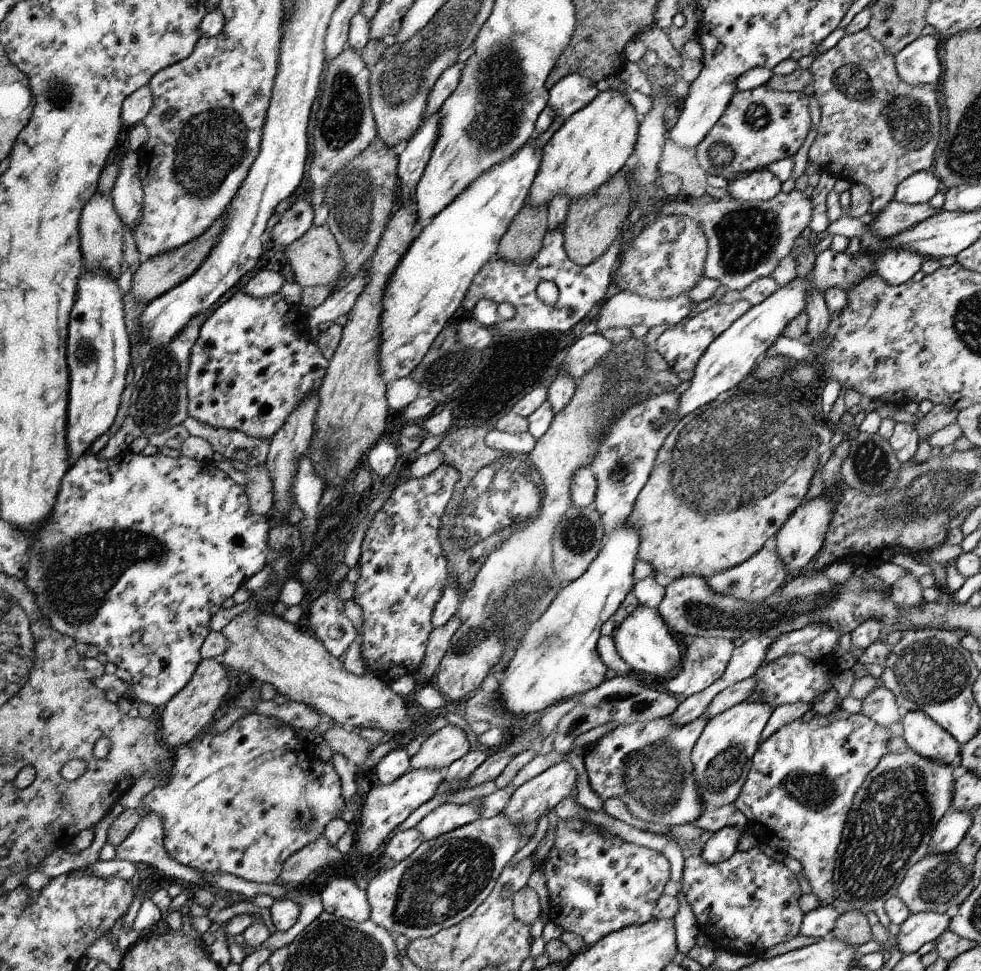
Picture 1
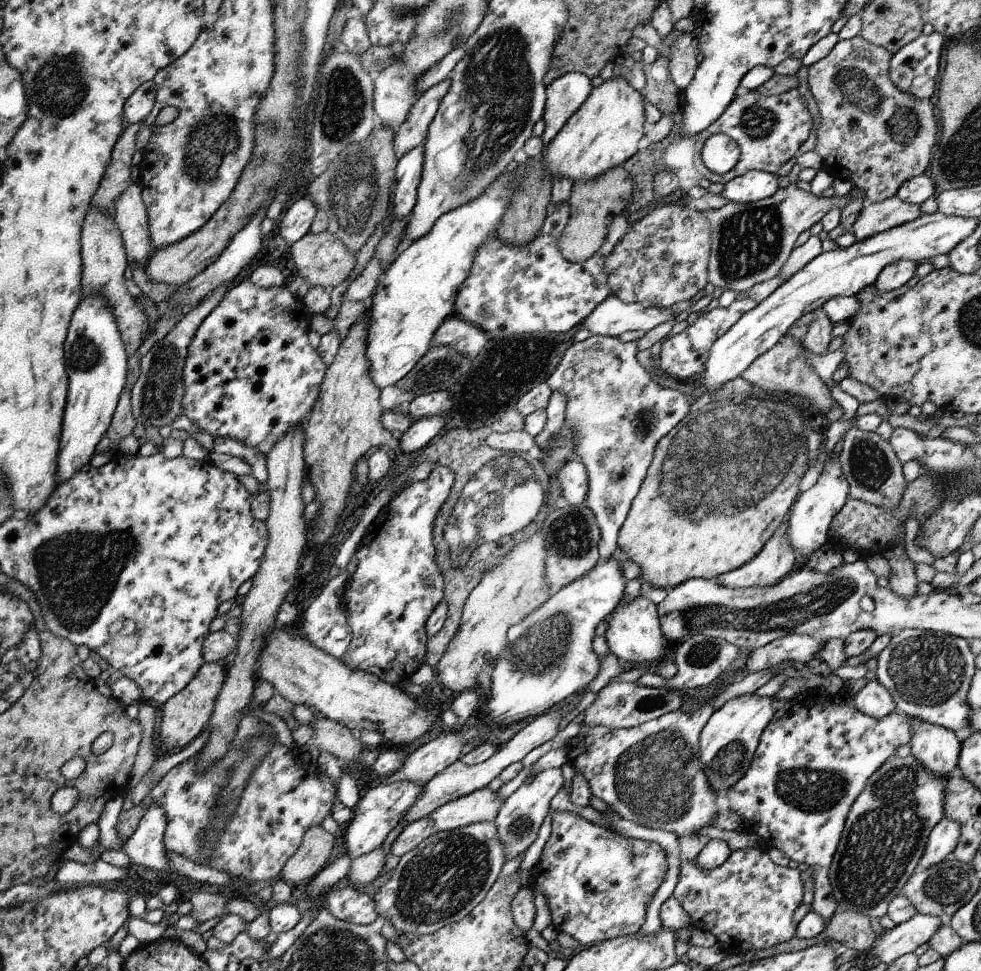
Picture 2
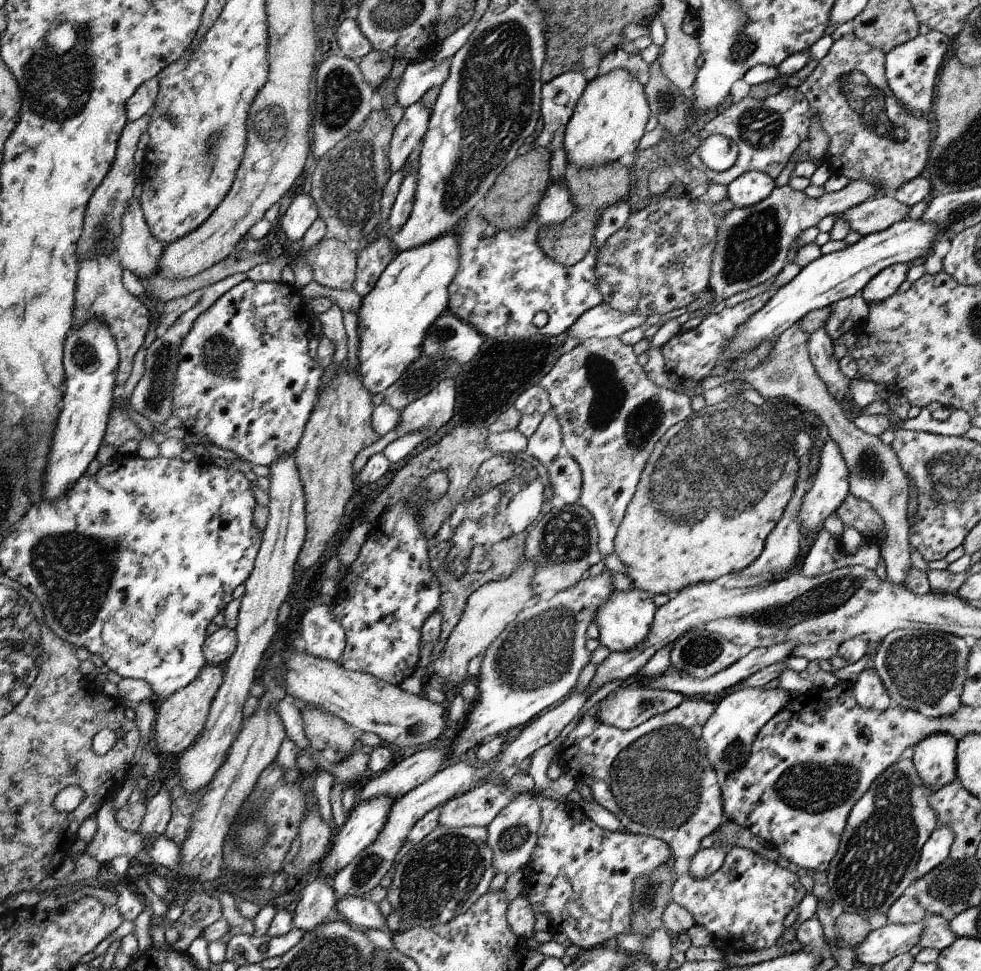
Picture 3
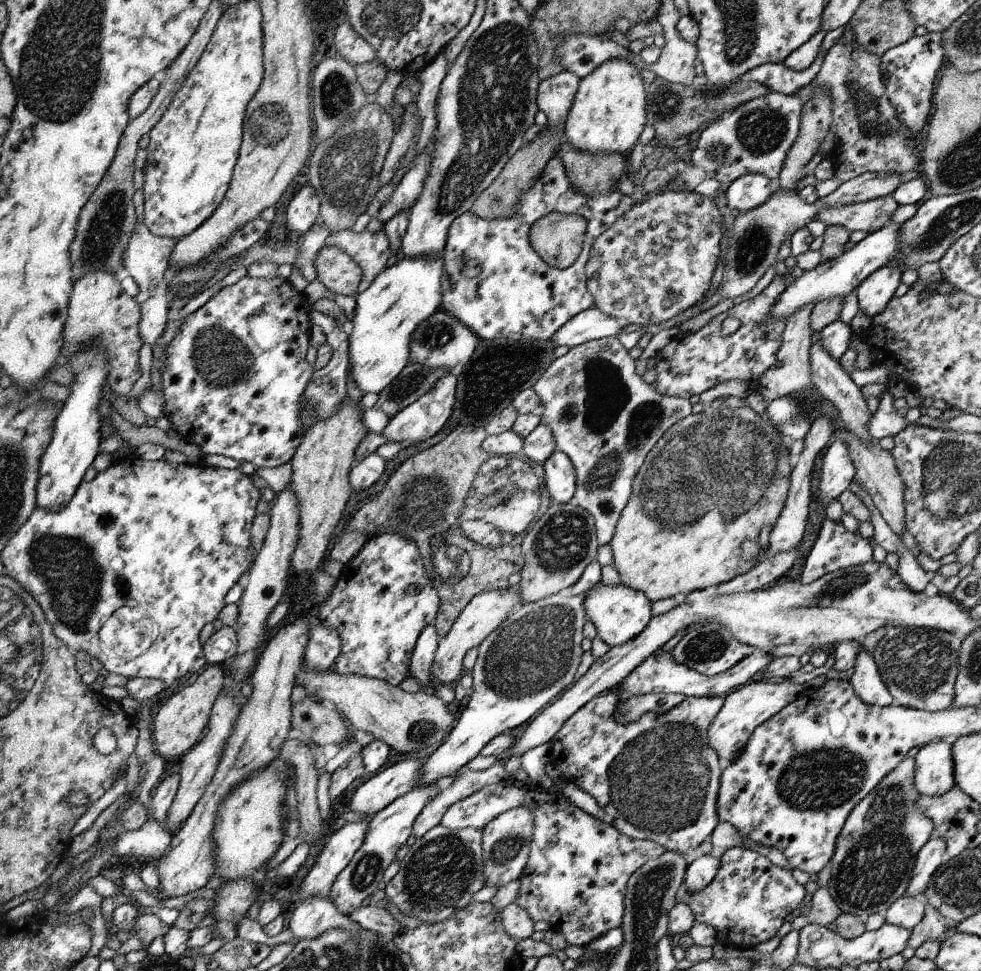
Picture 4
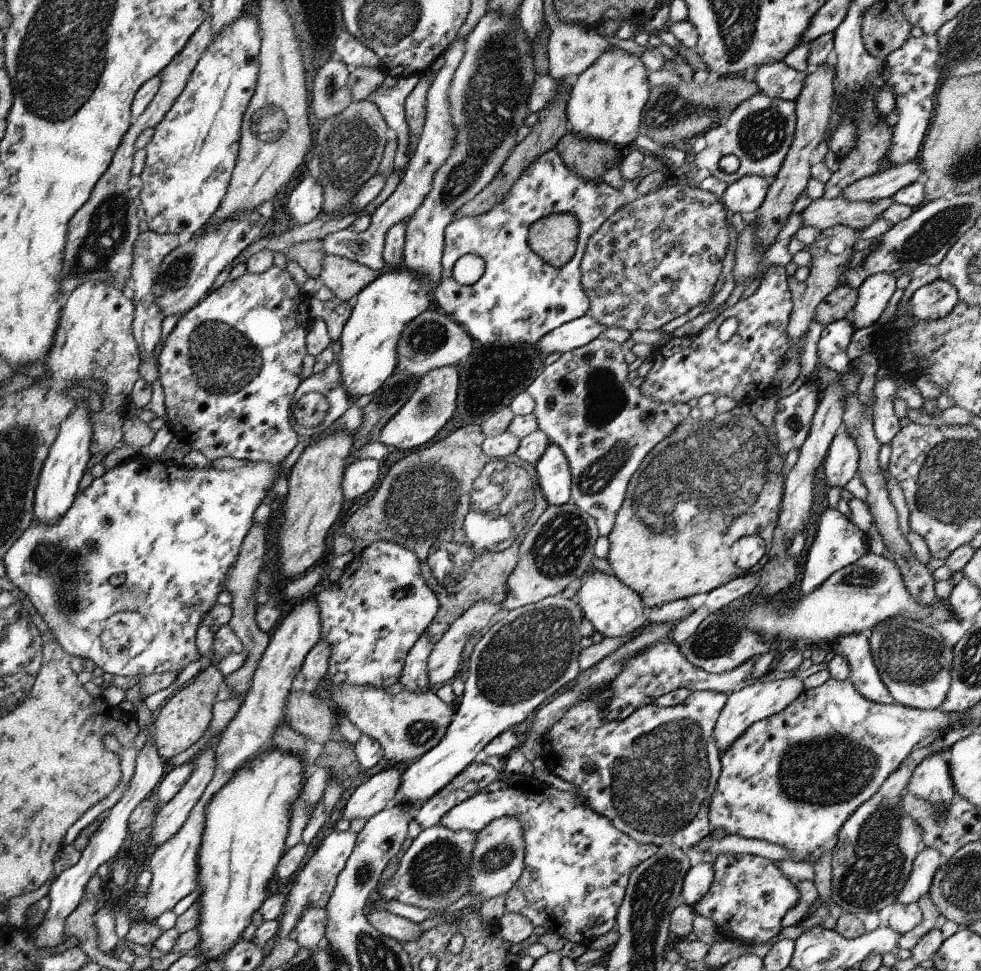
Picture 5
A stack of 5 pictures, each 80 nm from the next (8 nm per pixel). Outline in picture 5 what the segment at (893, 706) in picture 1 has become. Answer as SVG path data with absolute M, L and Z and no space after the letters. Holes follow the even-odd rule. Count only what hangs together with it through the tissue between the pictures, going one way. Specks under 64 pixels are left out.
M845 634L823 647L834 651L836 655L842 655L848 661L851 672L848 680L862 696L885 705L896 702L880 678L872 658L868 634Z

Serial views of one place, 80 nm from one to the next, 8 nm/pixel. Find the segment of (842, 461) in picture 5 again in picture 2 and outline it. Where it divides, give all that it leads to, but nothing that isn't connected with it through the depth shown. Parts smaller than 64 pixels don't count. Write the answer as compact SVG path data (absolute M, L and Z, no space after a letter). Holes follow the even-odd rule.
M854 417L852 420L840 421L832 423L829 429L826 432L826 441L823 444L822 451L826 451L826 459L824 462L824 467L822 472L819 474L816 484L806 490L802 494L798 494L798 498L795 500L793 504L793 511L791 517L788 519L789 524L789 533L788 538L790 544L796 549L798 554L802 554L802 556L810 556L812 552L814 552L817 548L820 548L824 543L828 542L827 534L828 529L831 528L831 522L836 513L844 506L846 499L849 496L849 484L842 472L842 467L840 464L840 459L837 457L835 453L836 445L840 444L842 436L844 436L845 432L851 427L855 426L855 421L858 417Z

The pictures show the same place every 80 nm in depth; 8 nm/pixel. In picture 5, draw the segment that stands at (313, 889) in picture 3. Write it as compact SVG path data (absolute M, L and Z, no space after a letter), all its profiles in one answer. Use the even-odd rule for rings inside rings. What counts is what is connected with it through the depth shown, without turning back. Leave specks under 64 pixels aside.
M312 907L305 911L295 928L299 946L307 948L311 953L317 951L323 944L326 921L326 909Z

